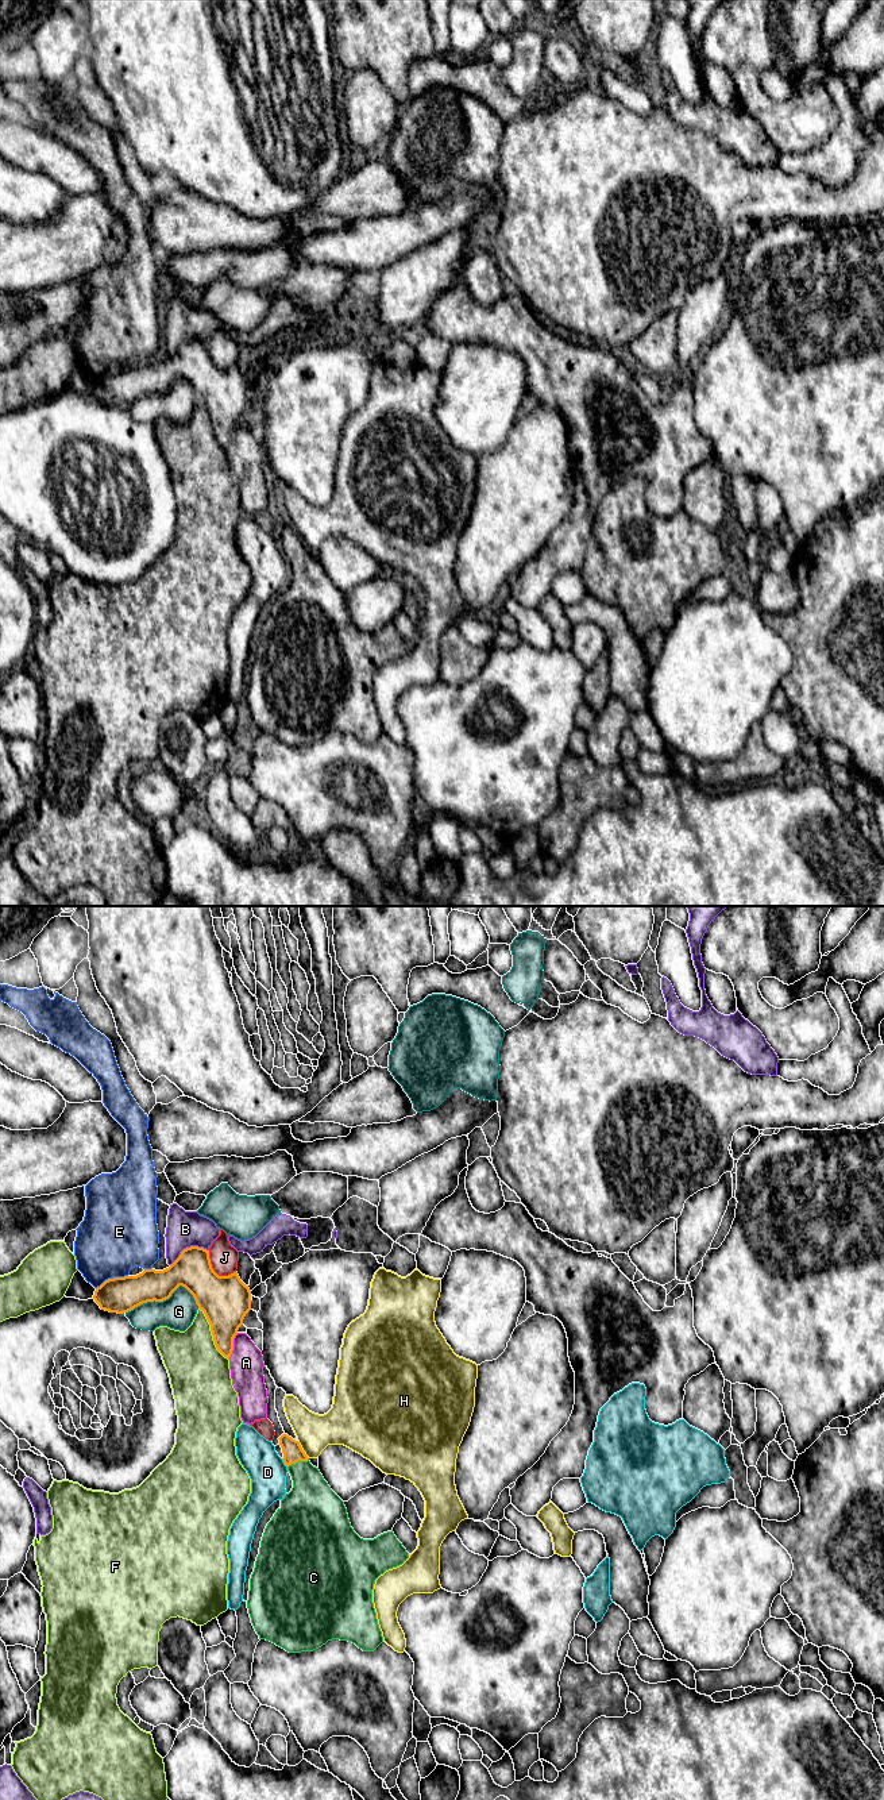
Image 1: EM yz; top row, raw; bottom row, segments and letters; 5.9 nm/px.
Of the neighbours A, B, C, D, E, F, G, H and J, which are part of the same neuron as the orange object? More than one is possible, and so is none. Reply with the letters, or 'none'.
C

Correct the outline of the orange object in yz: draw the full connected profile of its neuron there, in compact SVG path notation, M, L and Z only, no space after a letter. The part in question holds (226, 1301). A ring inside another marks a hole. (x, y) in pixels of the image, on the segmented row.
M190 1246L166 1269L144 1269L136 1276L113 1277L96 1288L93 1299L101 1310L109 1313L128 1313L147 1302L163 1302L179 1287L185 1287L194 1298L196 1304L204 1311L217 1350L229 1360L233 1350L233 1338L243 1325L246 1314L251 1310L251 1291L238 1272L219 1276L211 1264L209 1250Z

